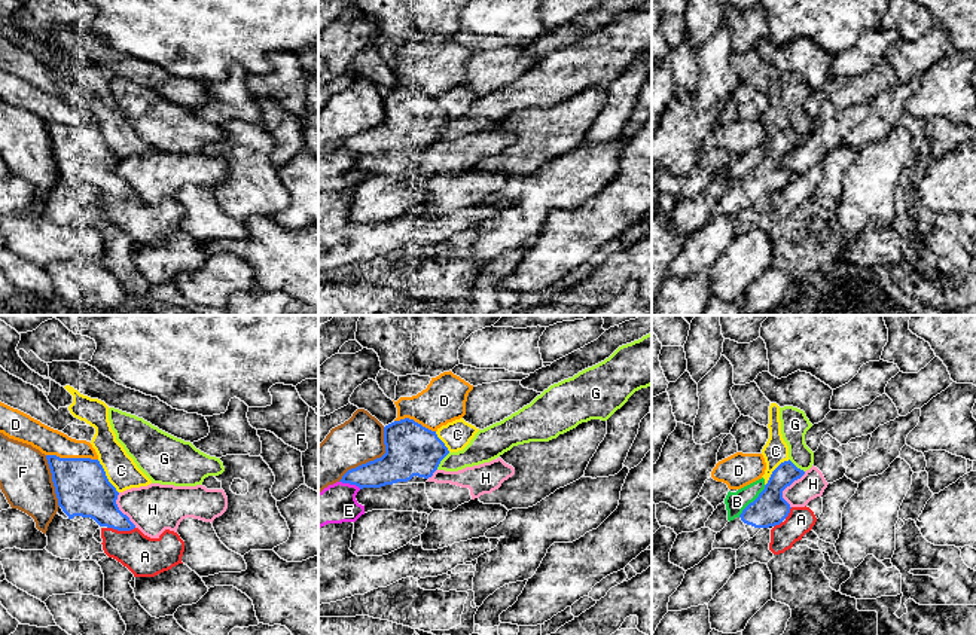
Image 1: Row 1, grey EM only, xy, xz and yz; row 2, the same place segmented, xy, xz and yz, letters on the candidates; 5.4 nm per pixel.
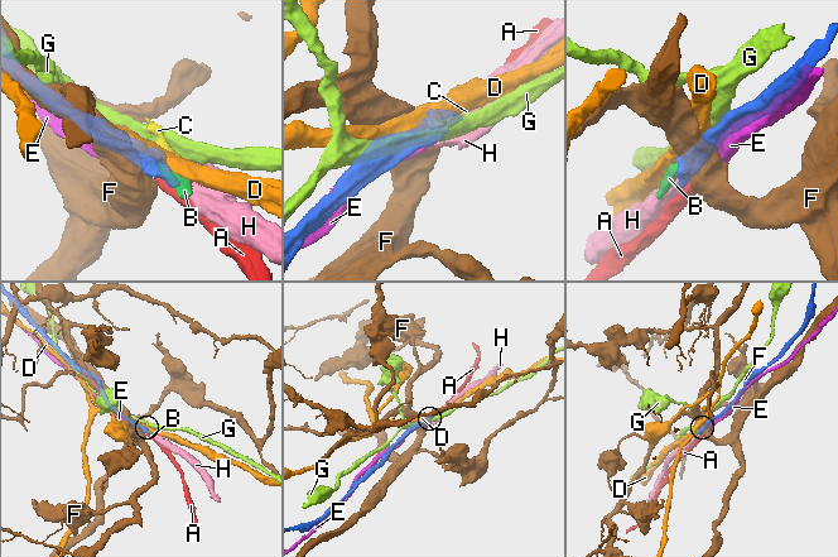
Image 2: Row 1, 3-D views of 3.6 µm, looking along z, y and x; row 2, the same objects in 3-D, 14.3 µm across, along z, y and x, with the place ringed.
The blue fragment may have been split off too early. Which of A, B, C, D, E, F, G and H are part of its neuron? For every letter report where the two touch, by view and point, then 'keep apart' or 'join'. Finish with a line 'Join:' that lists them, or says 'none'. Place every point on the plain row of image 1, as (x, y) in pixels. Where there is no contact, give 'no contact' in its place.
A: contact xy (121, 197); keep apart
B: contact yz (753, 168); keep apart
C: contact xy (106, 143); keep apart
D: contact xy (72, 125); keep apart
E: contact xz (350, 150); keep apart
F: contact xz (374, 127); keep apart
G: contact xz (441, 127); keep apart
H: contact yz (786, 153); keep apart
Join: none

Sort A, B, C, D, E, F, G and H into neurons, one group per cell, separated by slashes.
A E / B C / D / F / G / H

